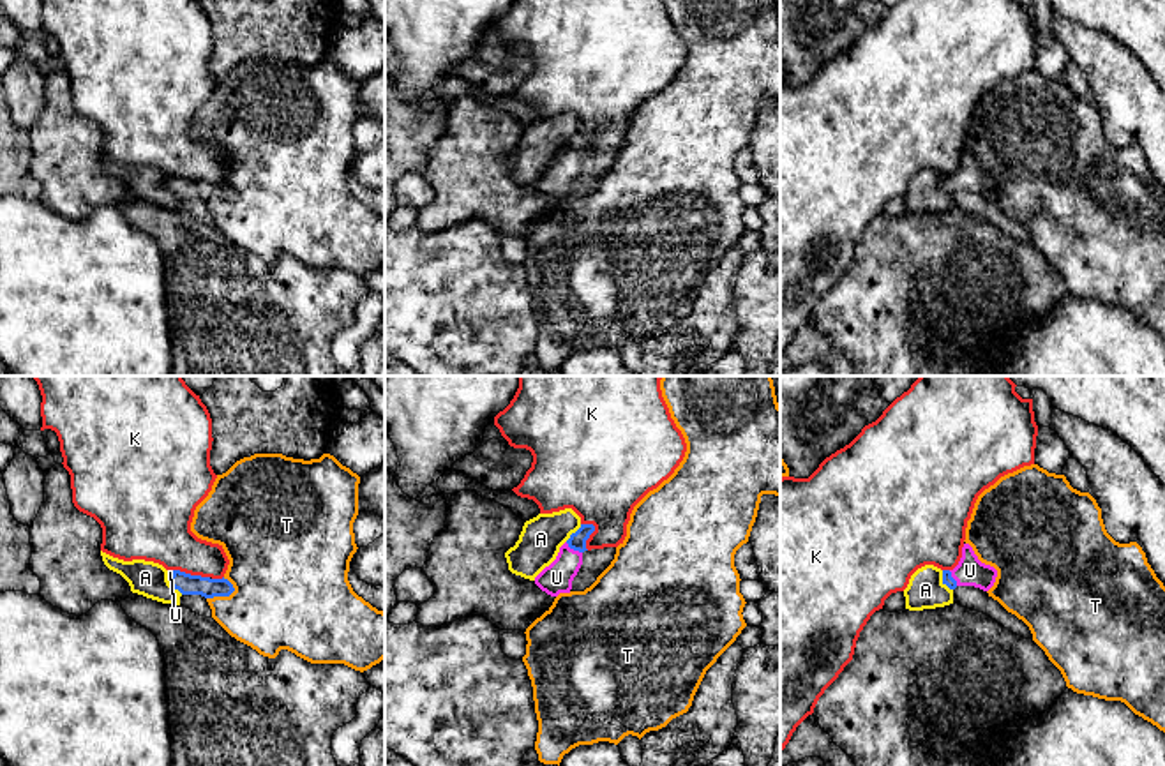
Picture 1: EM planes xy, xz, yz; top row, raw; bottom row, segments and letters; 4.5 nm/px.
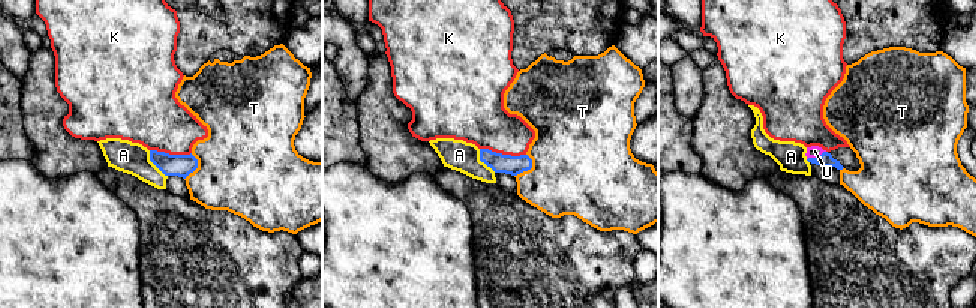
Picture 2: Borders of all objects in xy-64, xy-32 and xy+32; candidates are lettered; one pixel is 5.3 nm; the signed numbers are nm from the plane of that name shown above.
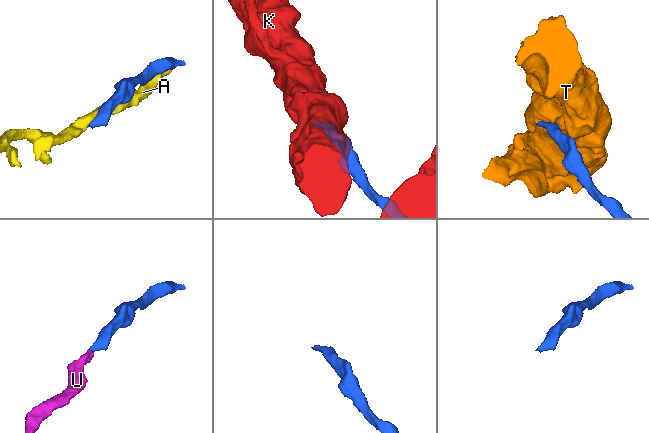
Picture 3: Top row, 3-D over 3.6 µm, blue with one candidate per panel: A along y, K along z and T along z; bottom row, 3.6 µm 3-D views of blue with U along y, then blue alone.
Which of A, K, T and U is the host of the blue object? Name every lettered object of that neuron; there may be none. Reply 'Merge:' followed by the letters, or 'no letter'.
Merge: U

